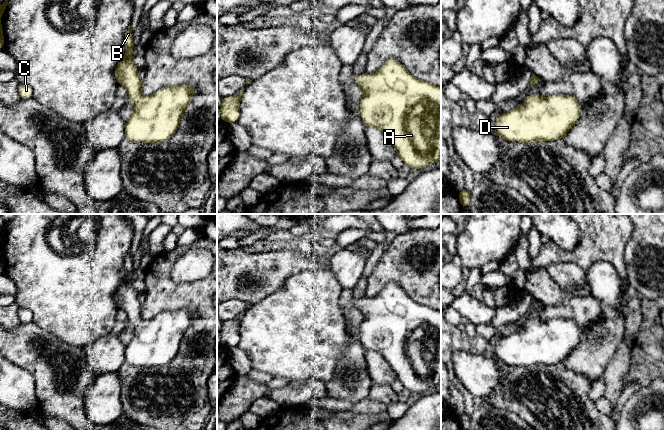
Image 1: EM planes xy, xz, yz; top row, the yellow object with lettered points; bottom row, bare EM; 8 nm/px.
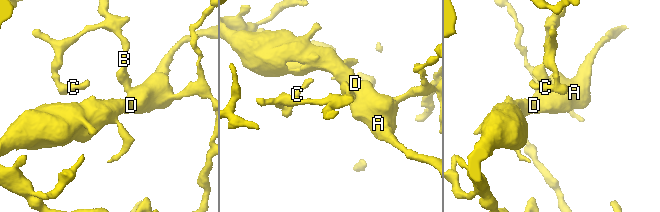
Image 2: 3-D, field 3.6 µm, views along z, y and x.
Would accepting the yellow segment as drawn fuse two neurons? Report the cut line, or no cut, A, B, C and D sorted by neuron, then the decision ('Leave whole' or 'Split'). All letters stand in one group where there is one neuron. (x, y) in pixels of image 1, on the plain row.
No split. Groups: A B C D. Leave whole

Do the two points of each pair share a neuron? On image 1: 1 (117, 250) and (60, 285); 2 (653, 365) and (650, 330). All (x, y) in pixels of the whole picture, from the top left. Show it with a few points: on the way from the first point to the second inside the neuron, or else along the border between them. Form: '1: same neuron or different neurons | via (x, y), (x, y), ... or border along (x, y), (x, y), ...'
1: same neuron | via (103, 250), (97, 250), (92, 253), (74, 271)
2: same neuron | via (650, 356), (650, 339)

